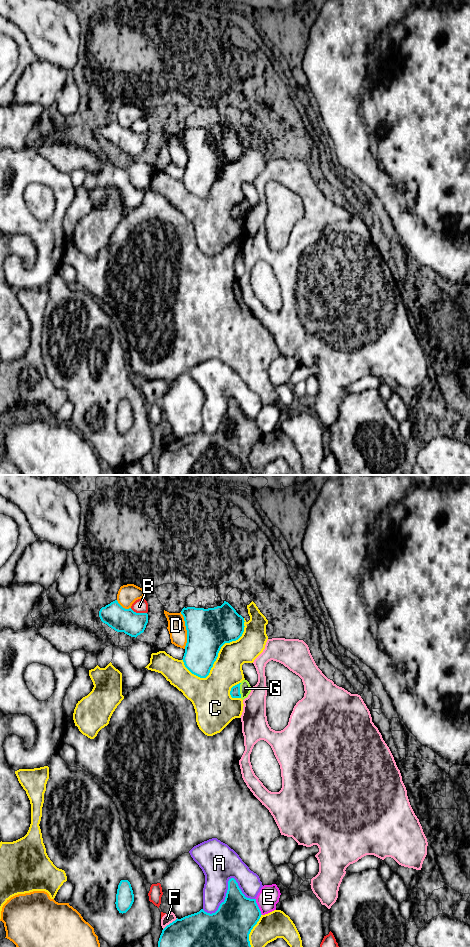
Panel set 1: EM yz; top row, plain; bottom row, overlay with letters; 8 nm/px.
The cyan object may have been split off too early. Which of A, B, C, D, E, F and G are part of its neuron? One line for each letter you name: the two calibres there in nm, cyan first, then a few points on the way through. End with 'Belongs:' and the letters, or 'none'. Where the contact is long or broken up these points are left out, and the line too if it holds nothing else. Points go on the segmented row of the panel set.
Belongs: none

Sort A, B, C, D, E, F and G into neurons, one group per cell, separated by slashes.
A / B / C / D / E / F / G

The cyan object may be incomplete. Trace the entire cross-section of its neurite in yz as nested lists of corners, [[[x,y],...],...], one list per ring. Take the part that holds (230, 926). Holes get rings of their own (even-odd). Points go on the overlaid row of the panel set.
[[[234,878],[228,881],[225,900],[215,913],[199,912],[176,919],[160,935],[158,947],[251,947],[249,934],[261,917],[256,899],[247,898]]]

